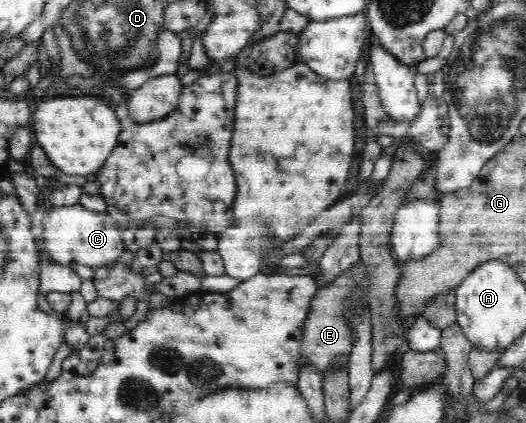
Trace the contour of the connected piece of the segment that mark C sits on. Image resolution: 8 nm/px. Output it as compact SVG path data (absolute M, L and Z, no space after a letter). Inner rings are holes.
M80 203L74 204L74 206L62 206L62 208L58 208L57 206L51 206L48 215L43 218L43 224L44 224L44 234L43 236L43 243L42 243L42 249L38 249L38 254L40 254L40 264L41 264L41 257L46 256L54 263L62 264L62 265L68 265L72 266L74 264L82 264L82 265L88 265L95 267L99 264L110 264L113 262L113 260L118 260L120 258L120 255L124 250L126 249L126 245L124 245L124 240L122 239L122 232L118 226L116 226L116 222L107 212L90 212L90 209L82 206Z

